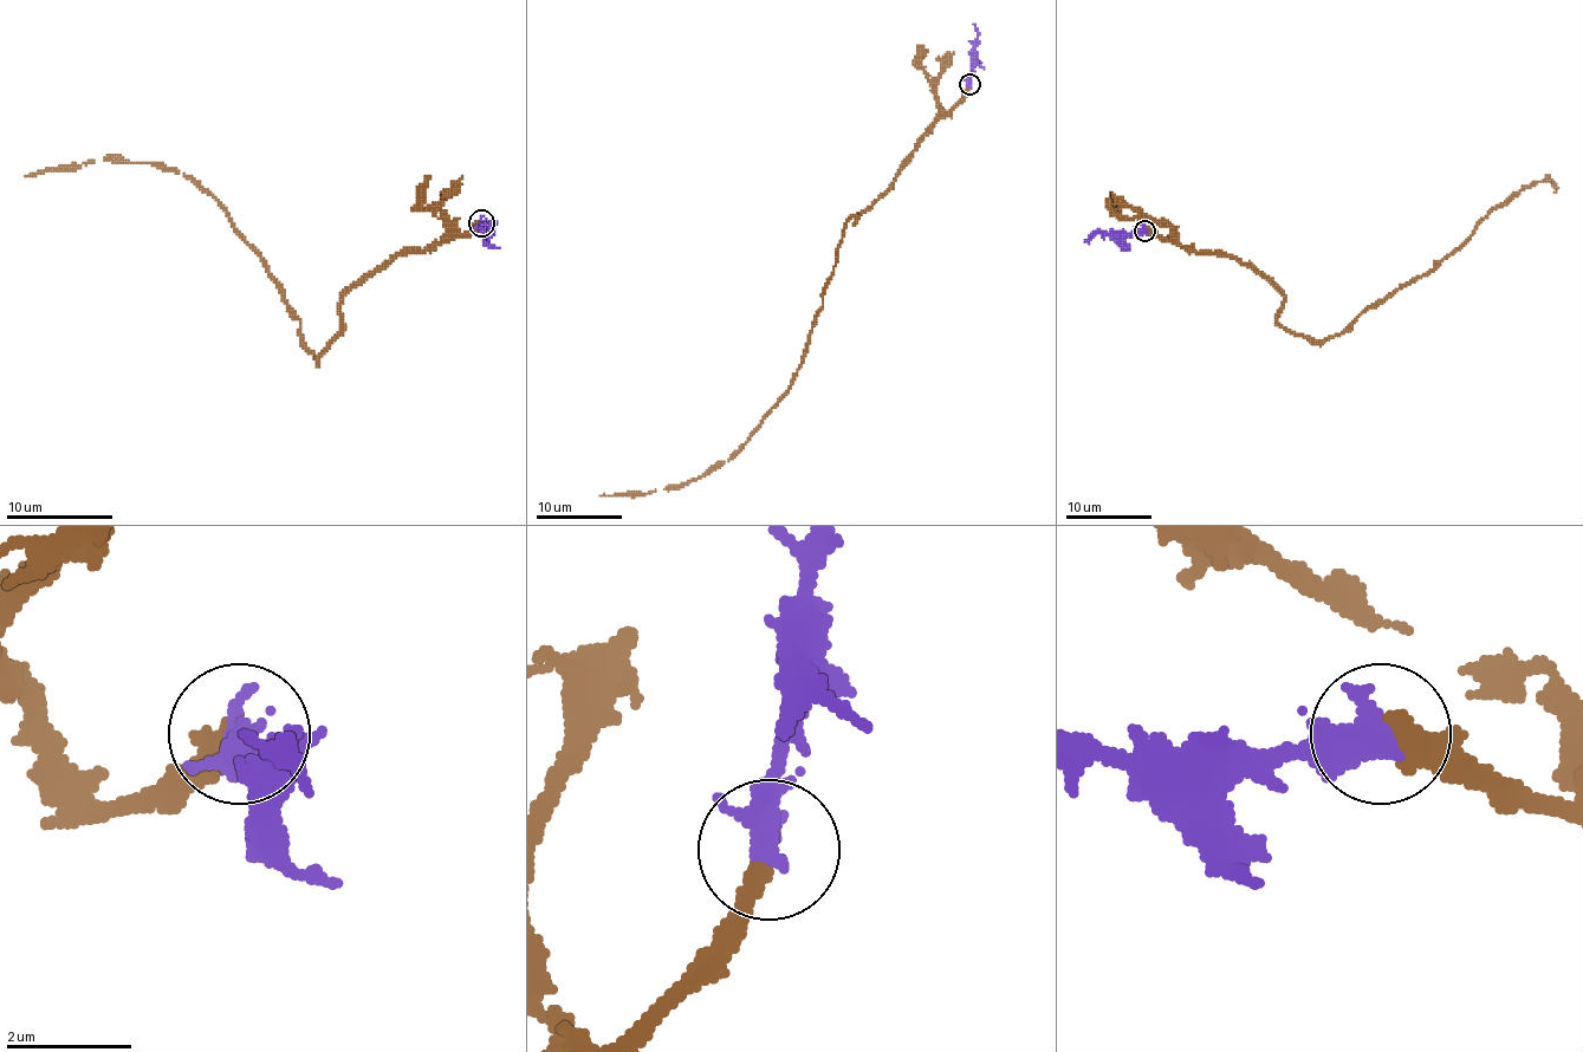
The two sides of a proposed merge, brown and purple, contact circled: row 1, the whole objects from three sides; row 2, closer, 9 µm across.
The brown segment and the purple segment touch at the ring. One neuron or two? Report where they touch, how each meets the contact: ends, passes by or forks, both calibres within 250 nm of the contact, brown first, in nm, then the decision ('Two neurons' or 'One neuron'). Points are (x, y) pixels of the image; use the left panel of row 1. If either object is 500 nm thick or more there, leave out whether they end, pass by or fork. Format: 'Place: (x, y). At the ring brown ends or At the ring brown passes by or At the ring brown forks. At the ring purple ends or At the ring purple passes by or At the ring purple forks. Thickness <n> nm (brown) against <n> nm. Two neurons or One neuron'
Place: (481, 223). At the ring brown ends. At the ring purple passes by. Thickness 380 nm (brown) against 360 nm. One neuron

